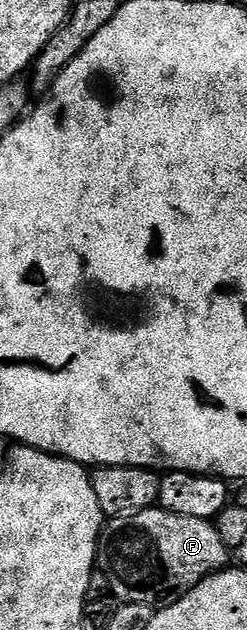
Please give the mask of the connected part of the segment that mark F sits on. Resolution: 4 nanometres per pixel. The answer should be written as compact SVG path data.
M154 507L151 509L144 509L138 513L133 513L129 517L115 517L112 518L102 528L101 539L97 542L97 563L96 568L99 570L103 576L109 580L109 585L113 588L113 593L118 597L118 602L127 605L151 605L156 606L158 604L157 600L160 597L169 597L165 599L176 599L186 593L189 590L196 587L197 584L204 579L204 577L210 577L213 573L220 573L226 568L225 565L228 563L230 557L231 561L231 551L227 547L223 547L223 539L219 539L219 531L217 530L216 524L213 521L204 521L203 519L191 519L187 515L175 515L174 513L168 513L166 509L160 507Z

